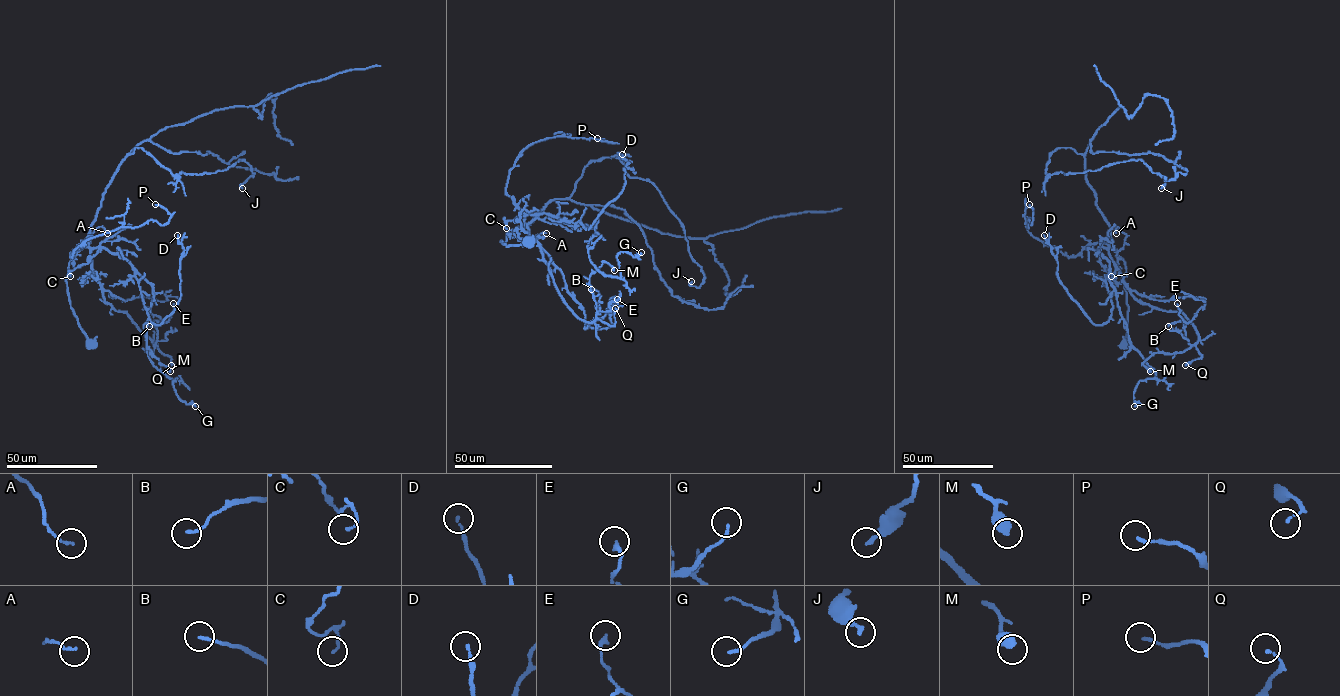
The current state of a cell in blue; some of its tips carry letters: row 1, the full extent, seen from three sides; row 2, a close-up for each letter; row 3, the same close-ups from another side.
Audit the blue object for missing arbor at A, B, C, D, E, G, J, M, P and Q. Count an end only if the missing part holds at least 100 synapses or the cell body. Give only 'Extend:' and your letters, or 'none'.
Extend: none

